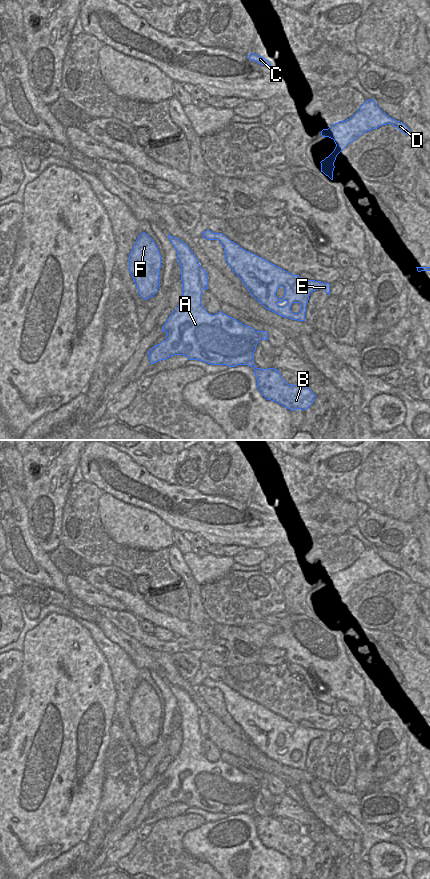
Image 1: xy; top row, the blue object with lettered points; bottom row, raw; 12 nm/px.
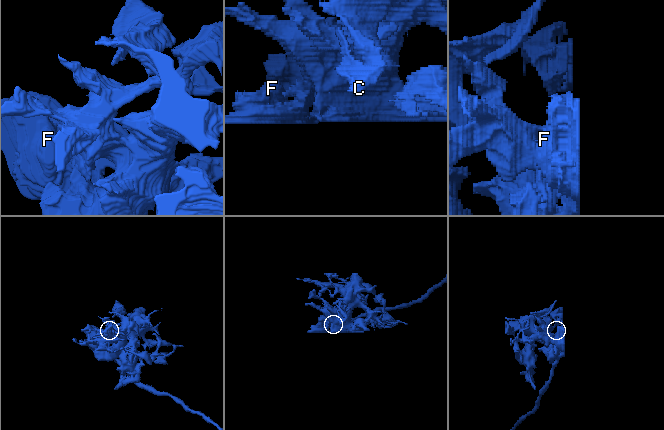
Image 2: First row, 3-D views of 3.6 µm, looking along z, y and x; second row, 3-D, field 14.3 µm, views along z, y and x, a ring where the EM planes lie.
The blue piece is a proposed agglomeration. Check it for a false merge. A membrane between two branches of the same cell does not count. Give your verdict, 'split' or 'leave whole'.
split

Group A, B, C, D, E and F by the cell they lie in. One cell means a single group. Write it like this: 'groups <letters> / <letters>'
groups A C D E / B F

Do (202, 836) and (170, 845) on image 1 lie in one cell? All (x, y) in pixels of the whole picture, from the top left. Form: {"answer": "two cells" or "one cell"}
{"answer": "two cells"}

